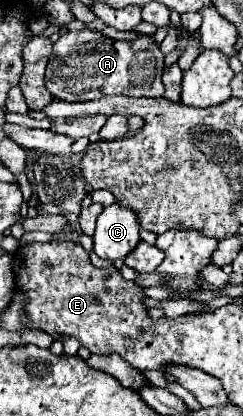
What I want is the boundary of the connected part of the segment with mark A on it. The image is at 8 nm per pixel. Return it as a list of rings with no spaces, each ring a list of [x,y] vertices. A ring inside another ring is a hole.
[[[68,30],[54,42],[44,84],[52,98],[66,102],[88,102],[106,94],[160,98],[164,94],[162,70],[164,54],[152,36],[140,36],[136,40],[112,40],[100,32]]]

